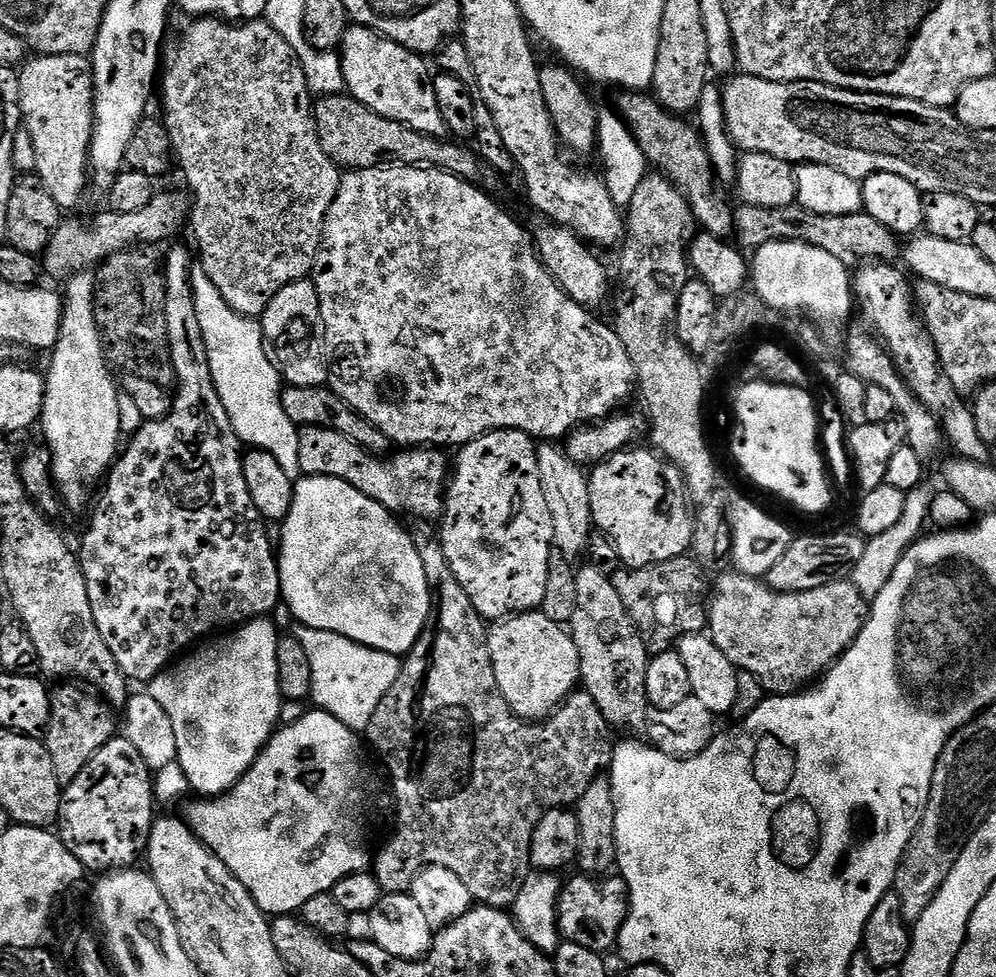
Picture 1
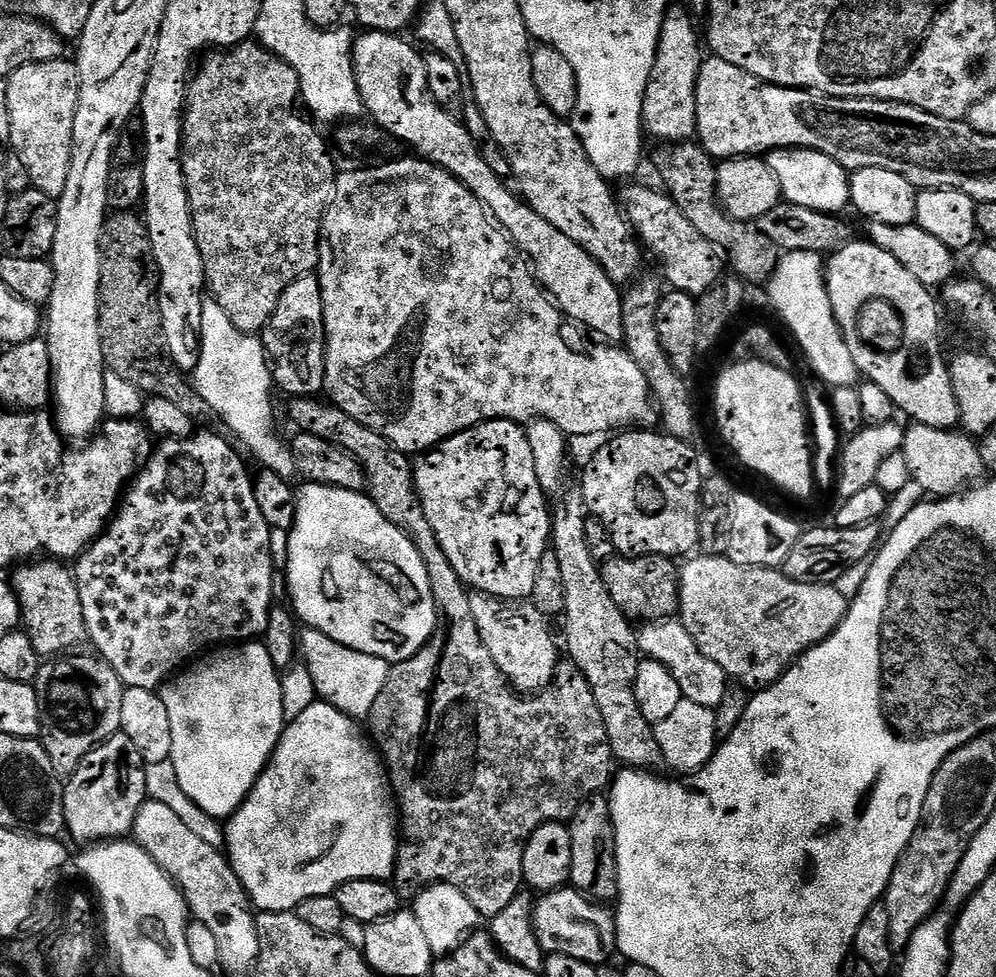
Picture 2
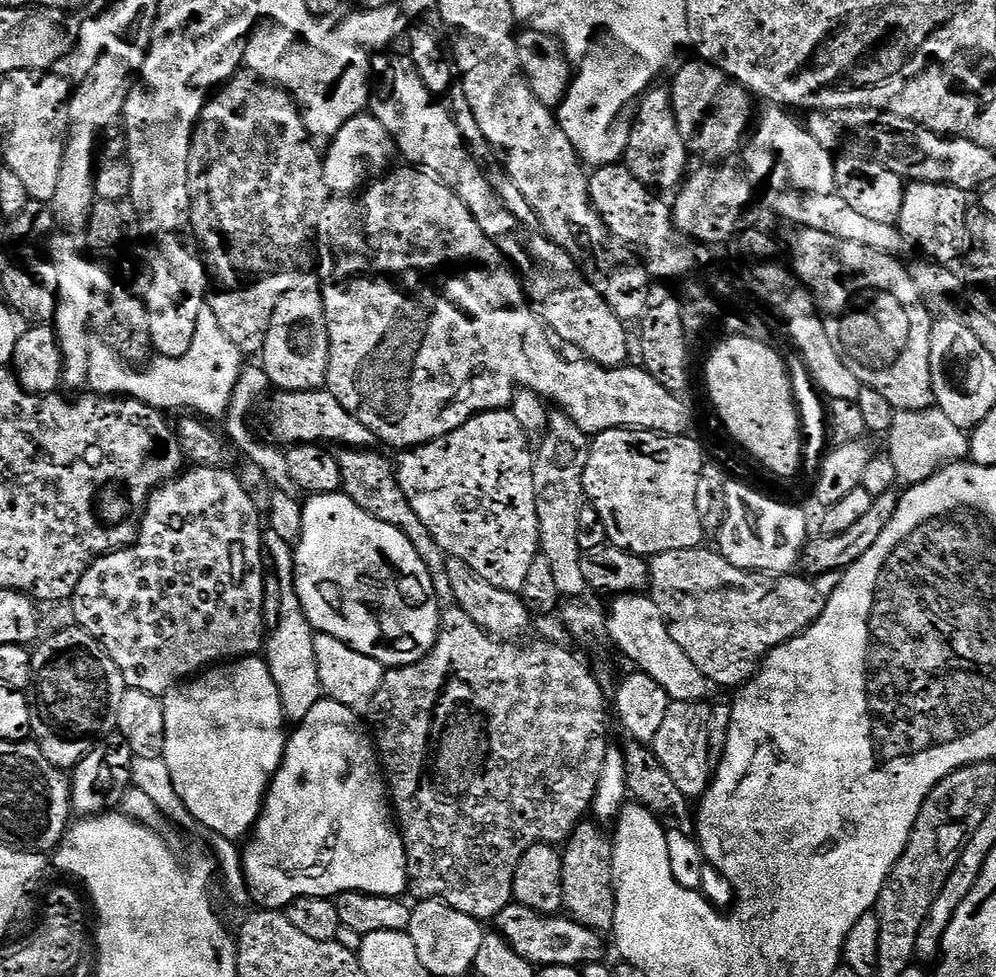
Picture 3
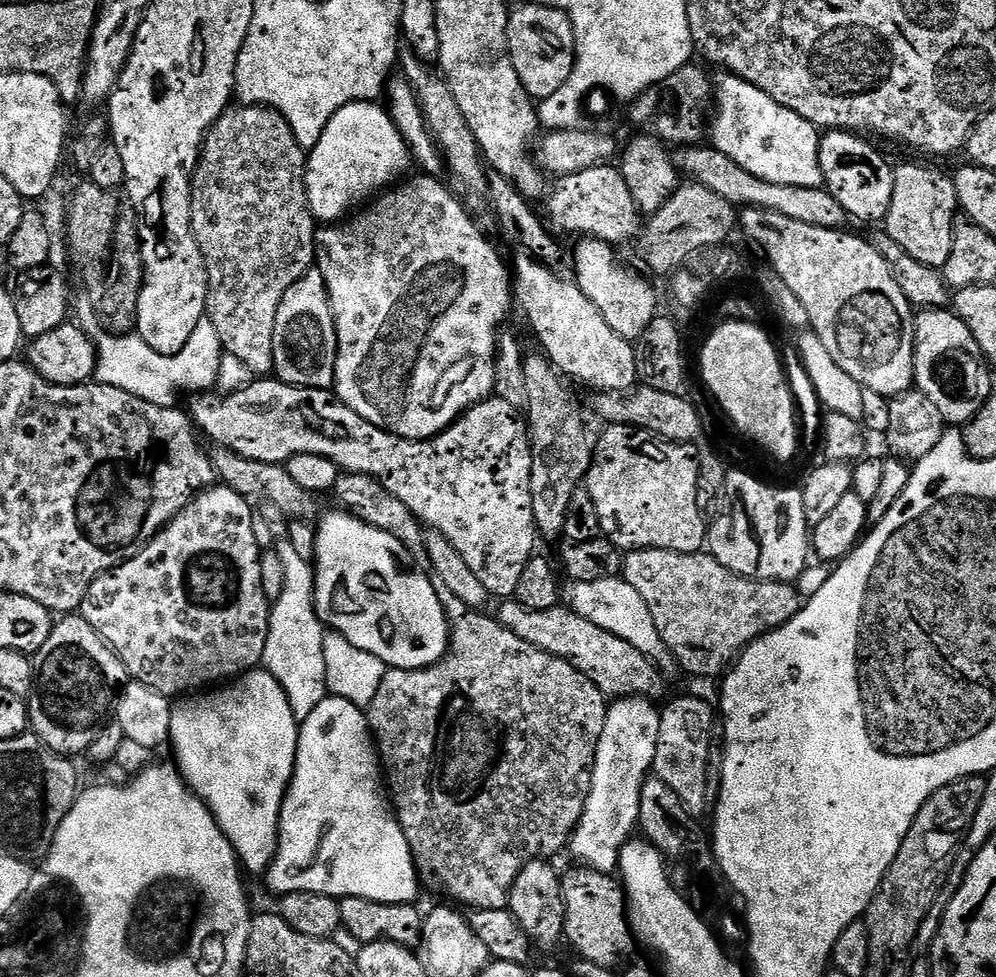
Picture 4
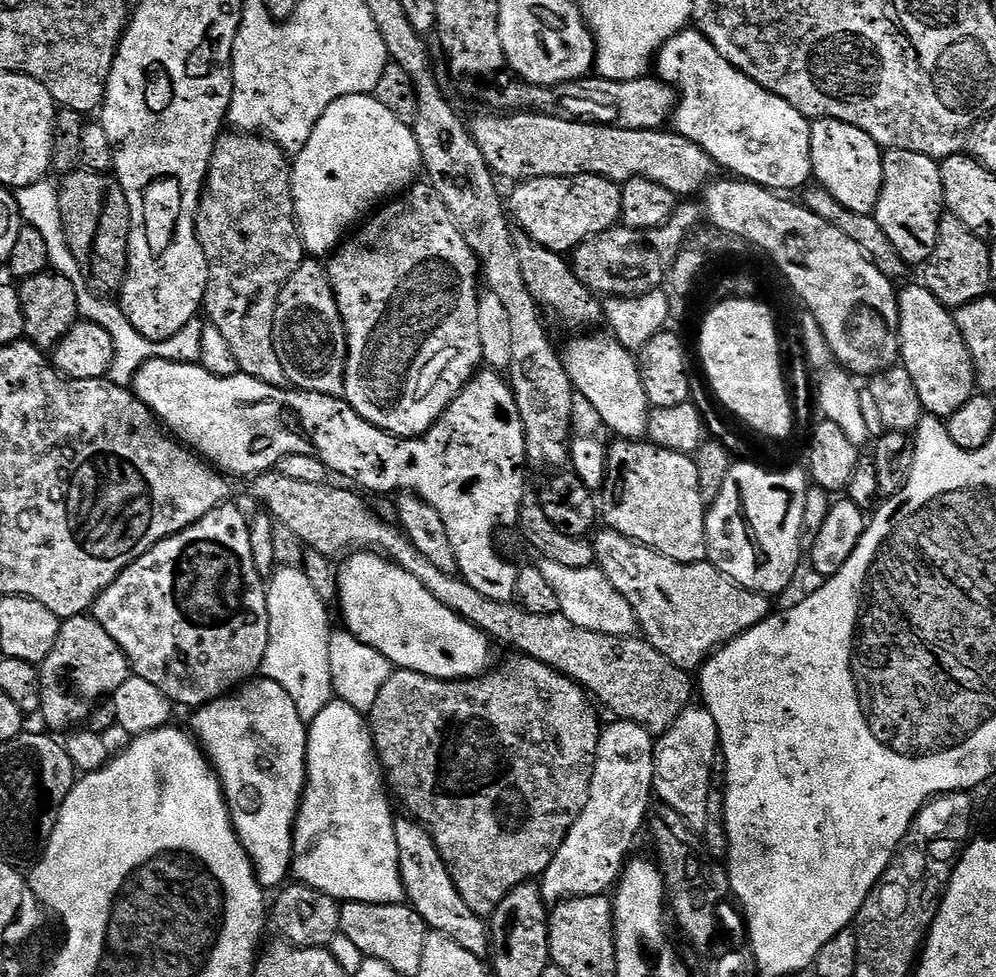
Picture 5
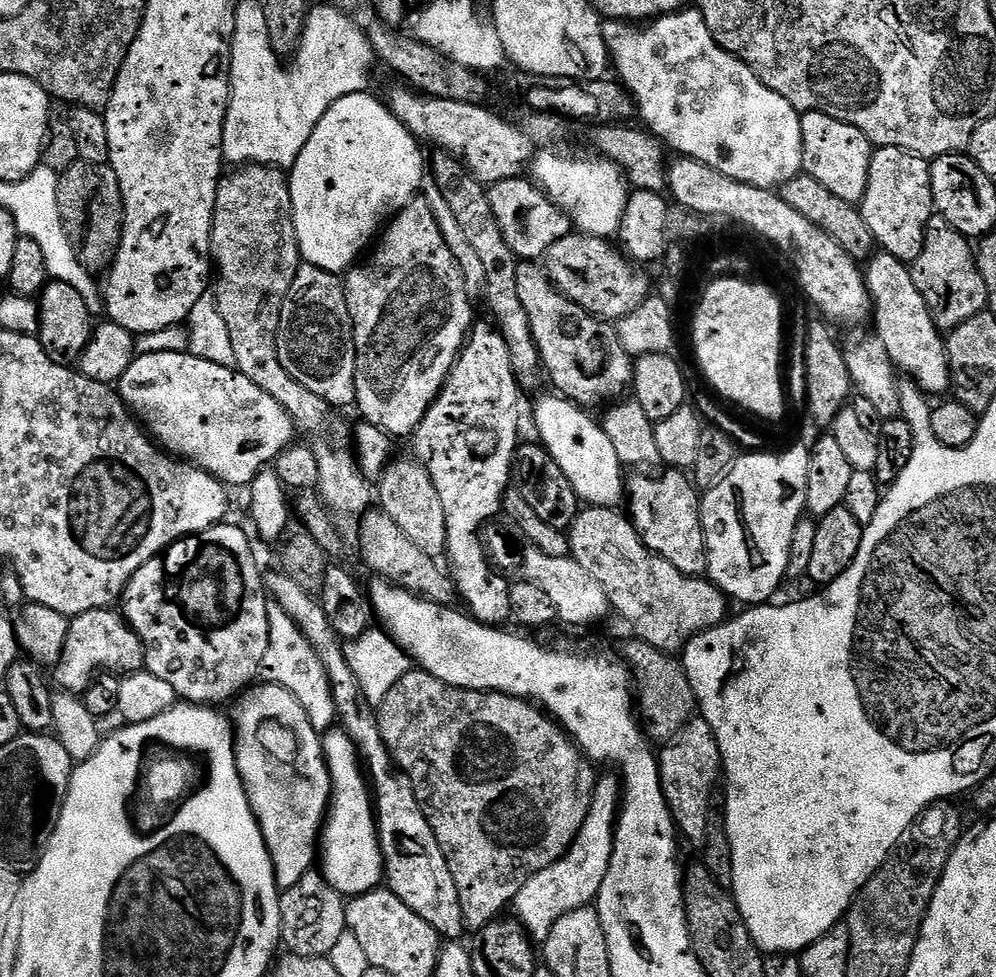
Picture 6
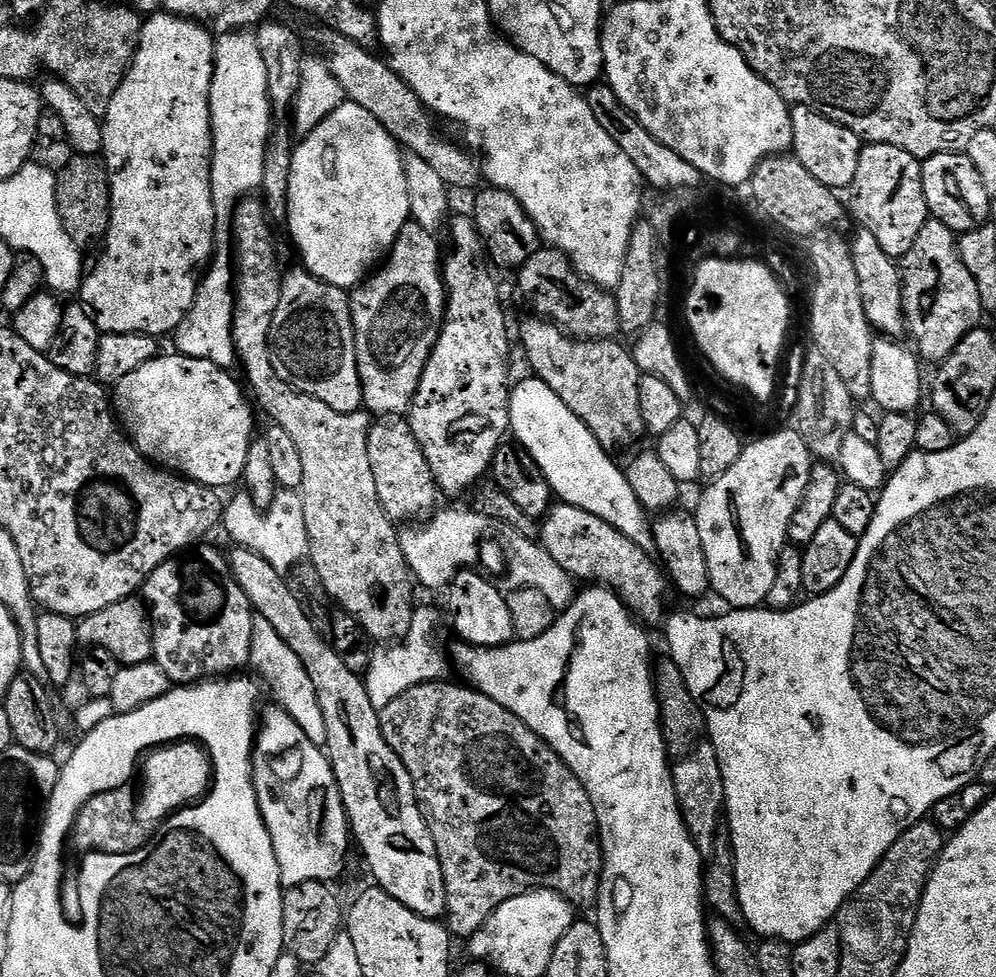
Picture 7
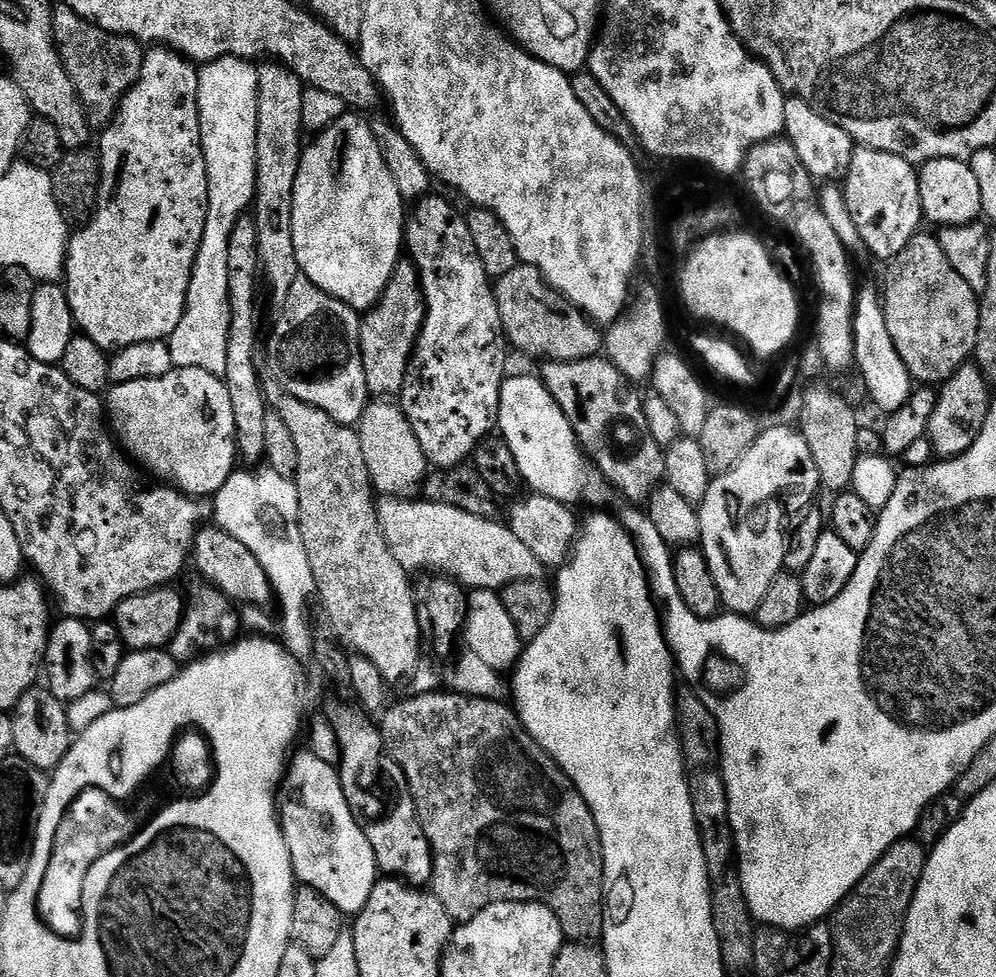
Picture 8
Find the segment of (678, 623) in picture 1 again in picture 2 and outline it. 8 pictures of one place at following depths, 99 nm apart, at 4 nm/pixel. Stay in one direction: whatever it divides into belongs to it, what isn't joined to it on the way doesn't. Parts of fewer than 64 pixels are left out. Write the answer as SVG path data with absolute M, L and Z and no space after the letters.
M616 554L600 564L600 573L602 574L602 582L606 582L606 590L610 594L610 598L614 598L618 610L622 610L629 620L633 622L655 622L667 620L677 615L678 568L669 557L633 556L629 558Z

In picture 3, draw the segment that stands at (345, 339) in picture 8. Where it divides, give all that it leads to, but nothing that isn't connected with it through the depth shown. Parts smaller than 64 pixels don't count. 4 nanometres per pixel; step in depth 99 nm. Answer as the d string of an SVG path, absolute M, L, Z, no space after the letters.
M319 275L303 276L294 290L286 290L286 294L282 294L282 302L278 302L278 310L274 310L274 318L266 334L262 359L263 370L273 389L314 392L327 385L330 334Z

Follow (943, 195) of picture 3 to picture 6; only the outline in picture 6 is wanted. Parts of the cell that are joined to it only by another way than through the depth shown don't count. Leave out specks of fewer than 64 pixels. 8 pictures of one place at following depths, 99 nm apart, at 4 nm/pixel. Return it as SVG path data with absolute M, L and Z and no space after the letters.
M876 148L870 162L870 182L866 184L866 194L860 199L859 210L866 226L870 226L870 234L876 239L877 245L883 251L894 254L894 258L911 262L922 254L924 249L924 235L928 232L928 224L934 215L932 203L932 187L929 161L913 152L901 148Z

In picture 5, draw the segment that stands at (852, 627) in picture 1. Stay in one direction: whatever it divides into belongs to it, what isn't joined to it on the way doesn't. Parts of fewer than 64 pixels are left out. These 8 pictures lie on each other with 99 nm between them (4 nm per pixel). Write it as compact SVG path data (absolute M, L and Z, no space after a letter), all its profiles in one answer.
M605 527L603 531L597 531L592 540L596 551L596 564L606 574L614 590L618 590L618 594L622 594L622 598L630 602L643 639L653 644L662 654L666 654L666 658L670 658L670 662L674 662L674 666L678 666L683 672L692 674L703 668L709 656L723 644L730 643L746 630L758 626L773 611L773 601L769 597L738 586L711 562L674 562L674 558L666 558L661 552L655 552L636 540L627 540L613 528Z

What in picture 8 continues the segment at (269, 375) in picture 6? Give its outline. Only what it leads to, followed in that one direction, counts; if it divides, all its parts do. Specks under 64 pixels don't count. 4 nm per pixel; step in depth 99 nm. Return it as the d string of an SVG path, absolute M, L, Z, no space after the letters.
M274 378L265 379L263 385L264 398L268 402L269 409L276 412L278 418L282 418L282 422L286 422L286 427L290 429L290 434L294 437L294 443L298 450L298 470L296 471L294 481L298 494L298 506L300 507L300 528L302 540L305 542L306 552L309 554L310 568L313 571L314 582L316 583L315 595L318 597L318 600L320 598L321 602L324 603L324 608L322 608L323 615L327 616L333 634L336 635L339 643L342 644L349 653L367 660L384 681L392 682L392 680L400 680L403 676L410 675L411 672L415 670L416 663L420 660L420 644L422 648L420 620L416 616L414 584L413 581L408 581L408 576L410 576L409 569L402 567L398 562L398 558L394 558L394 554L390 554L388 543L382 534L380 523L376 517L377 501L375 499L372 500L372 496L374 497L374 489L372 487L370 474L366 470L366 458L362 458L360 433L355 427L334 422L334 418L330 418L330 414L326 414L322 410L318 410L314 406L310 406L306 402L294 398L294 394L287 392Z

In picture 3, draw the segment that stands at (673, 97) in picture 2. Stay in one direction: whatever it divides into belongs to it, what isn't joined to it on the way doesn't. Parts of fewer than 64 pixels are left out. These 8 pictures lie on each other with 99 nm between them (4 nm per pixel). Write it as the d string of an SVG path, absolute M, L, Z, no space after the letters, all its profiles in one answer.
M660 87L649 88L635 105L636 116L634 115L632 120L632 133L622 163L631 170L634 178L653 189L675 189L689 171L690 153L686 142L682 142L682 134L679 133L678 122L672 109L672 93L667 87Z

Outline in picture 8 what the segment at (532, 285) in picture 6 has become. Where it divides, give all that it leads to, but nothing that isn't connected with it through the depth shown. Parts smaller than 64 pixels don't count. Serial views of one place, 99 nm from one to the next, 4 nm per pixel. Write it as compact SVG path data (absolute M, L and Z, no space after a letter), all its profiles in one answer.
M603 355L591 356L589 360L549 360L541 363L539 379L544 381L550 390L554 402L566 414L570 426L580 443L585 456L596 465L605 480L613 489L616 488L628 499L632 506L647 505L648 500L657 488L665 483L666 462L664 461L665 449L650 435L650 426L646 422L644 402L641 393L634 387L631 380L627 380L617 368Z

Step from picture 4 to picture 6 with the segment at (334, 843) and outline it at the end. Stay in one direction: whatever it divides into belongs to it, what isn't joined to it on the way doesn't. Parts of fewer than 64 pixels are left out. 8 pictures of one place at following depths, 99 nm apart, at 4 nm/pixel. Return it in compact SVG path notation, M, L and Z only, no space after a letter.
M329 730L323 733L322 743L324 745L324 760L328 764L329 778L332 779L332 797L328 801L328 815L324 818L324 826L322 829L322 864L324 860L324 868L322 867L322 874L326 878L326 882L334 890L338 890L341 896L351 898L354 896L361 896L363 892L372 892L375 888L381 887L384 880L384 859L380 853L380 843L376 837L376 813L374 811L374 801L370 791L370 785L366 779L365 769L362 767L362 761L356 754L356 747L348 735L343 730Z

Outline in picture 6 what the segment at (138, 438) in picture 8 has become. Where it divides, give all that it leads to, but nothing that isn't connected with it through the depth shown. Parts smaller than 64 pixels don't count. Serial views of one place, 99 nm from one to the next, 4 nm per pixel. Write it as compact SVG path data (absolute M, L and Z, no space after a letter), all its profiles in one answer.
M190 351L137 355L118 381L118 391L129 412L163 451L195 464L225 486L251 484L265 466L271 465L276 456L294 442L290 414L286 414L286 410L278 406L278 402L274 402L262 386L254 386L254 382L250 382L250 378L241 372L193 356Z

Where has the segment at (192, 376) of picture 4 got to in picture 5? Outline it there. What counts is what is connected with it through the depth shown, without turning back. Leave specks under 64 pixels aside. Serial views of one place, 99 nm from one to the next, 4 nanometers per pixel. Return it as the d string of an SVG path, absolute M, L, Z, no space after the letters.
M48 182L31 184L19 189L16 192L16 198L18 206L21 207L21 214L24 216L25 225L36 228L38 234L42 234L42 238L46 240L49 265L74 286L74 298L78 298L78 310L80 311L79 319L89 324L102 326L102 330L106 330L106 334L110 334L110 338L114 342L114 362L107 374L107 379L115 382L119 388L128 388L138 369L151 360L199 361L205 325L203 319L197 318L186 322L186 326L182 326L182 330L178 330L178 334L174 334L169 340L151 340L138 334L138 330L134 330L134 326L130 326L119 303L107 304L102 298L103 295L93 291L92 286L88 284L85 269L80 262L75 260L74 254L70 252L70 248L66 244L62 218L59 216L59 194L55 187L51 188Z

